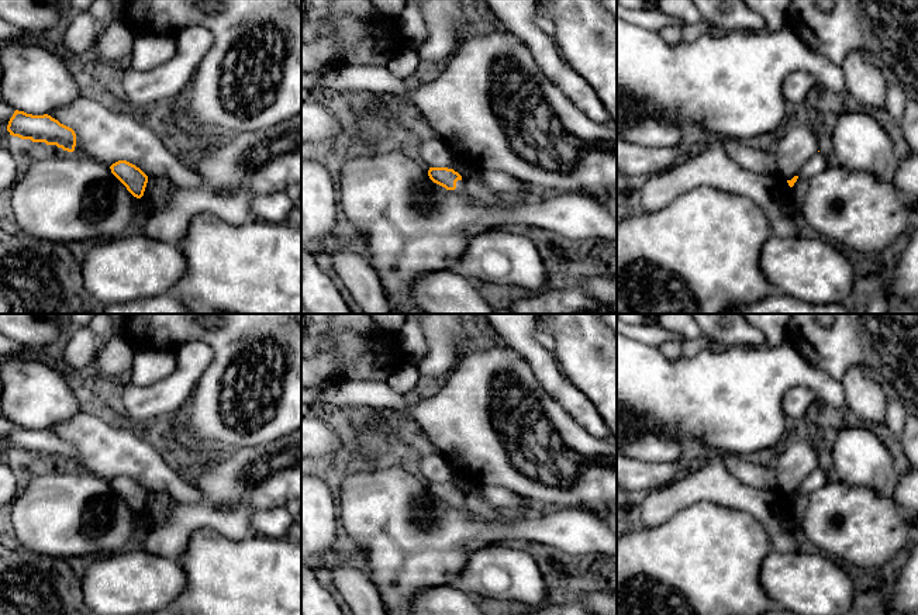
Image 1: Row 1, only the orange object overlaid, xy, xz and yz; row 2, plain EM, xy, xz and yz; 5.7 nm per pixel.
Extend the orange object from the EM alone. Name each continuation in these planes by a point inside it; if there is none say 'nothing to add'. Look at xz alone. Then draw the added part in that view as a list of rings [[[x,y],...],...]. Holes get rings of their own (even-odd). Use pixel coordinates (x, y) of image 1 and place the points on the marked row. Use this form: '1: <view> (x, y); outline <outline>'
1: xz (503, 201); outline [[[458,180],[456,182],[456,189],[455,191],[462,196],[463,198],[466,198],[469,203],[474,203],[479,205],[486,205],[486,207],[491,207],[491,208],[511,208],[514,205],[518,205],[524,198],[520,197],[507,197],[507,196],[500,196],[496,201],[480,201],[474,197],[472,197],[466,189],[465,189],[465,180]]]

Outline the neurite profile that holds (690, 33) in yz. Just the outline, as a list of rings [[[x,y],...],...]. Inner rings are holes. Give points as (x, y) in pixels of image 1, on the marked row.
[[[701,18],[697,24],[684,25],[681,28],[681,41],[683,42],[693,42],[701,34],[704,34],[712,24],[704,18]]]

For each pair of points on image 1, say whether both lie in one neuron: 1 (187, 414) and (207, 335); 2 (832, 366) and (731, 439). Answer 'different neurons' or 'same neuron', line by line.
1: same neuron
2: different neurons

